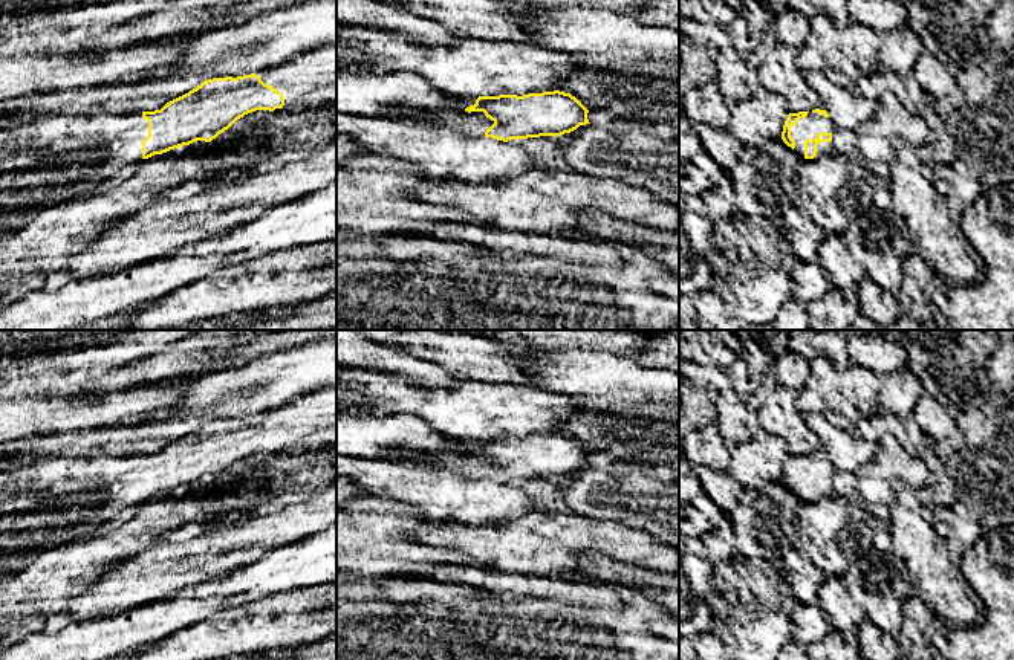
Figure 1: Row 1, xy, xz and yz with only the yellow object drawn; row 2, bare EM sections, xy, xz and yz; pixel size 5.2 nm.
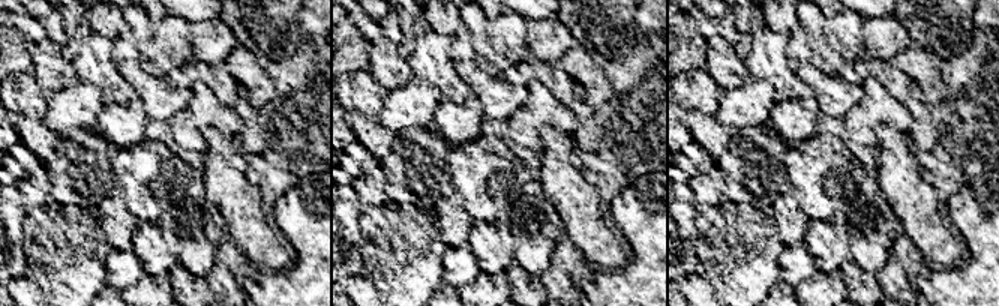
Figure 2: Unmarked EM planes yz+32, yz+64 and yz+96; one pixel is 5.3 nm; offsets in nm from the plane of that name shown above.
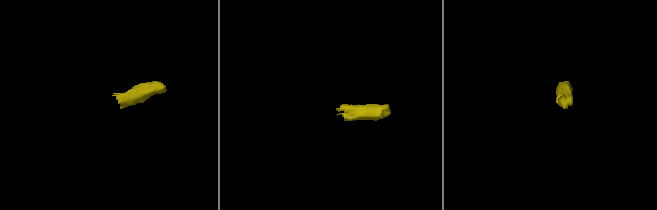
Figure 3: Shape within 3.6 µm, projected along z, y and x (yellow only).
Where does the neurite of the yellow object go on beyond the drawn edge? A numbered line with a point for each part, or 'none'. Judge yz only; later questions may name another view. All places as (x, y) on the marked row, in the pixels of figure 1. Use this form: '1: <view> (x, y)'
1: yz (808, 127)

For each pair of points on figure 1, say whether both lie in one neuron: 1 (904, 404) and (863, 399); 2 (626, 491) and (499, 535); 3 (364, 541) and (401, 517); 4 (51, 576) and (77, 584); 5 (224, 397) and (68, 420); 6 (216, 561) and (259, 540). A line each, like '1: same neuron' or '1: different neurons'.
1: different neurons
2: different neurons
3: same neuron
4: same neuron
5: different neurons
6: same neuron

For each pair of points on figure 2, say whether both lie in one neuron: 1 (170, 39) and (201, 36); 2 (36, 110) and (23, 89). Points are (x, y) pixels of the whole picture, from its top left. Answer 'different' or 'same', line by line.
1: different
2: same

